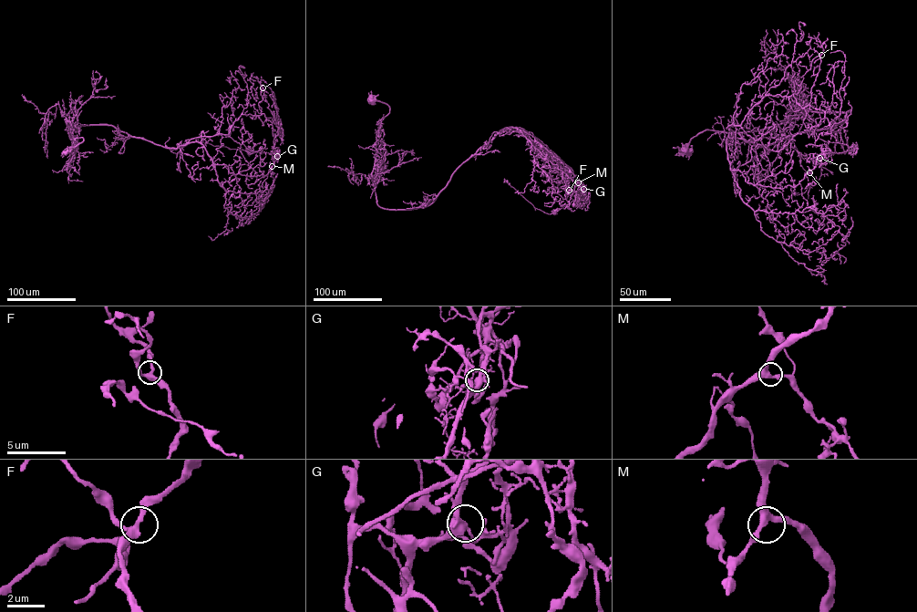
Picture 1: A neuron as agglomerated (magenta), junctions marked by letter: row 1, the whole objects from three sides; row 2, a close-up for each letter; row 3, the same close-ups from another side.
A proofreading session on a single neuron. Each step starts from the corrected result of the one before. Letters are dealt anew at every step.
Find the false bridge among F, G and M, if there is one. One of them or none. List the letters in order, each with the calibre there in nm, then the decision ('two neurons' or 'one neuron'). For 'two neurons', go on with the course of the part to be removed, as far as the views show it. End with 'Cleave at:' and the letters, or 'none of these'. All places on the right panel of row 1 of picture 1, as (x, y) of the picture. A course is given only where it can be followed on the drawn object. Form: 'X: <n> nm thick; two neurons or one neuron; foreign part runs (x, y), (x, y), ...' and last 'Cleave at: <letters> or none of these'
F: 340 nm thick; one neuron
G: 360 nm thick; two neurons; foreign part runs (819, 158), (826, 153), (857, 148), (827, 142), (814, 131), (806, 129), (808, 138)
M: 360 nm thick; one neuron
Cleave at: G

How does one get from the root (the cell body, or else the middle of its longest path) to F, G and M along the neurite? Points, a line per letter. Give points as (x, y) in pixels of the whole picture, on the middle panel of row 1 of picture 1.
F: (371, 98), (389, 108), (372, 173), (383, 208), (429, 205), (461, 165), (514, 127), (578, 177), (569, 190)
G: (371, 98), (389, 108), (372, 173), (383, 208), (429, 205), (458, 168), (510, 127), (531, 135), (583, 189)
M: (371, 98), (389, 108), (372, 173), (383, 208), (429, 205), (509, 127), (531, 135), (578, 182)

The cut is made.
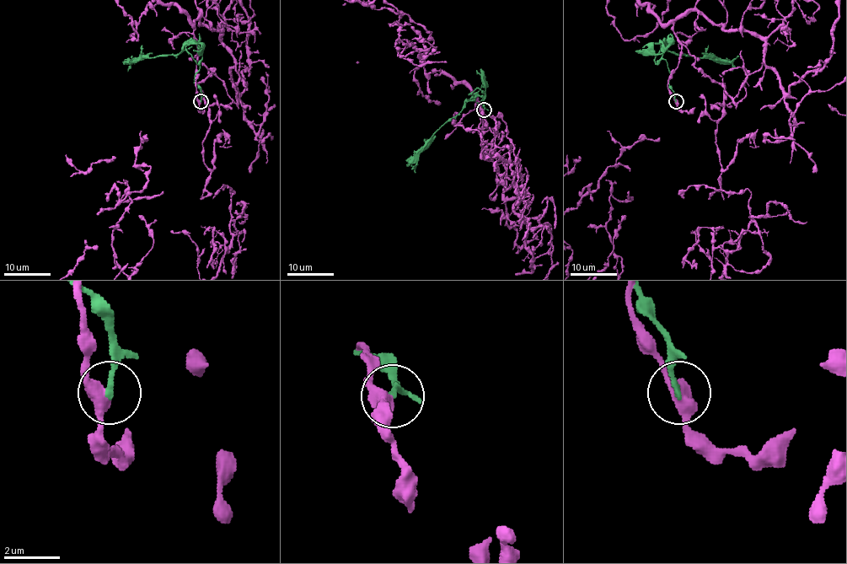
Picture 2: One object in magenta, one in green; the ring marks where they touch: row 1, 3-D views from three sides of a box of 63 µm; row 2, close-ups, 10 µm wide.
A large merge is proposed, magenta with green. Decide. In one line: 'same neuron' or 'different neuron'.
different neuron

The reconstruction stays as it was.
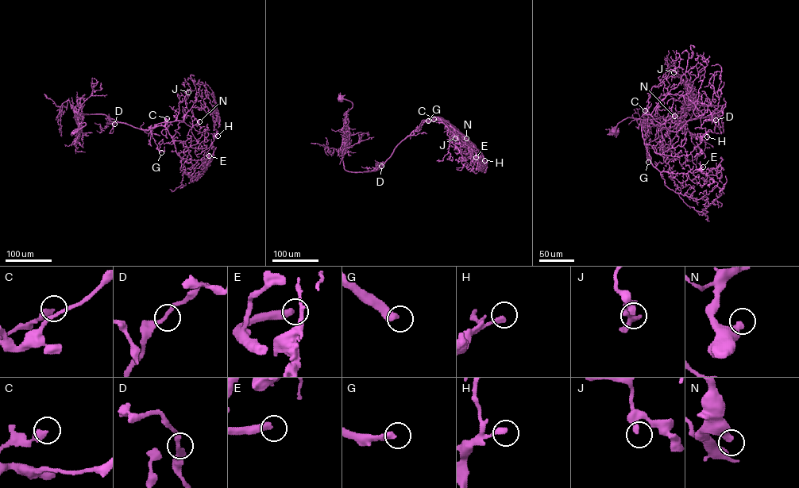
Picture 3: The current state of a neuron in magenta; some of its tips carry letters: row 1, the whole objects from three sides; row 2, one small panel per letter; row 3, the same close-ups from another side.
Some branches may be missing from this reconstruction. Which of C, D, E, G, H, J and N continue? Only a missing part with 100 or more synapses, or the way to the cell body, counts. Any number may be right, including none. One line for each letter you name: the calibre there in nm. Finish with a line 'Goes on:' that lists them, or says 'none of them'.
E: 400 nm thick
G: 400 nm thick
N: 360 nm thick
Goes on: E, G, N

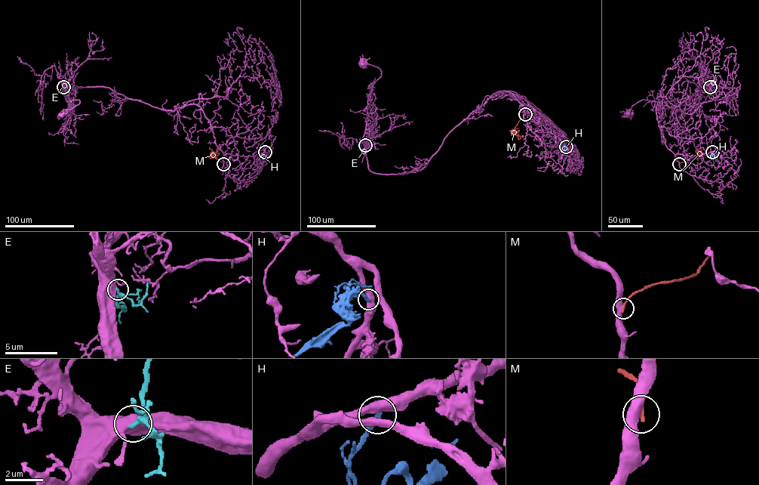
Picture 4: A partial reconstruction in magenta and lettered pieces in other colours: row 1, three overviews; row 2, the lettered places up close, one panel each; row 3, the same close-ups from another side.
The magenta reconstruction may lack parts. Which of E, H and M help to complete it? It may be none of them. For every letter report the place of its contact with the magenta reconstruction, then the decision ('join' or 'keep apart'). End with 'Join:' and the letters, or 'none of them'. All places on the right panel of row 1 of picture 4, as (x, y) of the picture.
E: meets magenta at (710, 87); join
H: meets magenta at (712, 152); keep apart
M: meets magenta at (679, 164); keep apart
Join: E

